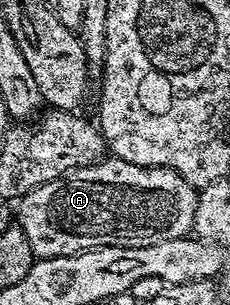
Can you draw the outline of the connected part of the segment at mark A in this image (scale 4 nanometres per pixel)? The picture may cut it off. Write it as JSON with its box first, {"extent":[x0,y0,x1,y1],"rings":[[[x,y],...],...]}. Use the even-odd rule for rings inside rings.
{"extent":[18,157,197,260],"rings":[[[105,157],[98,163],[75,168],[56,180],[46,181],[20,197],[18,226],[26,233],[26,241],[30,241],[30,249],[37,260],[77,255],[95,247],[158,245],[158,241],[183,239],[192,231],[197,194],[197,188],[170,169],[130,165],[130,161]]]}

